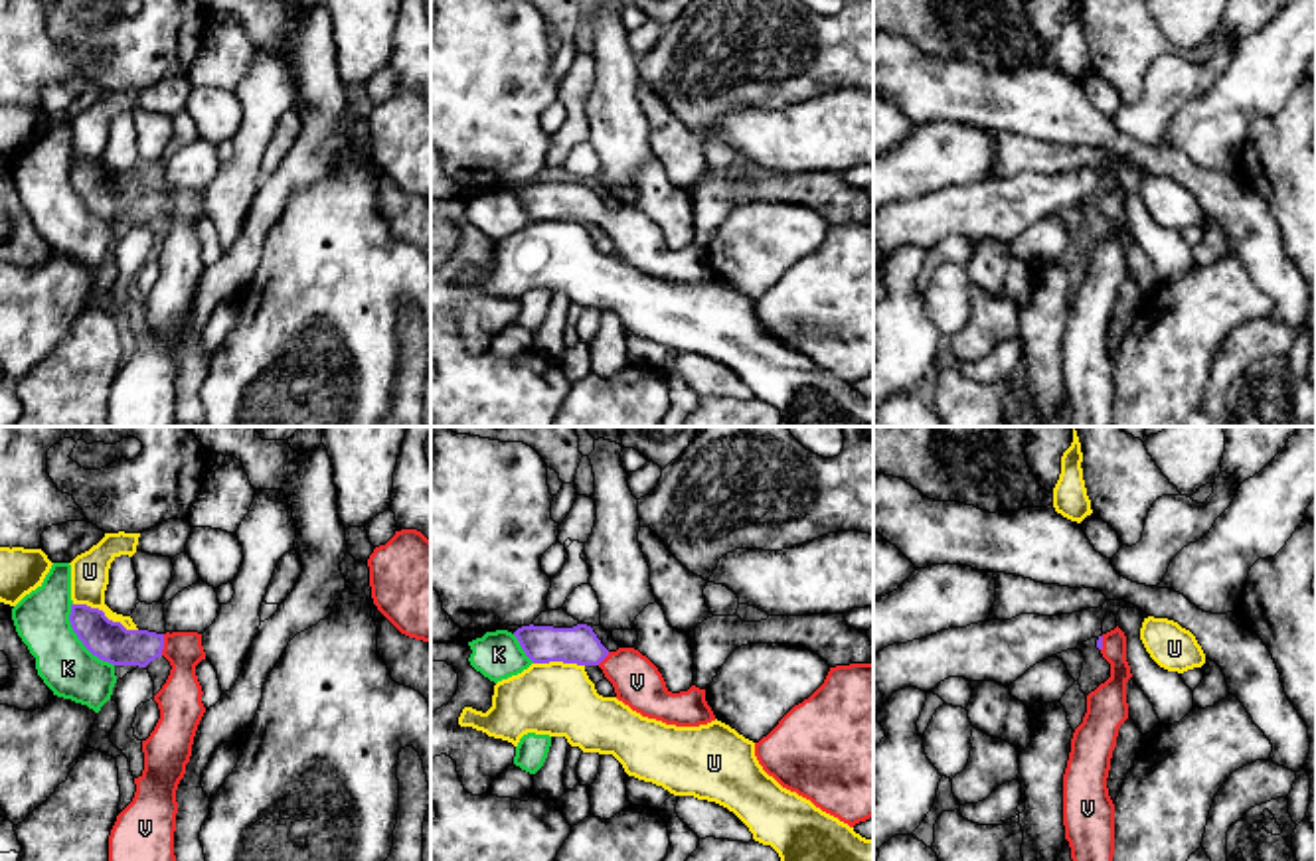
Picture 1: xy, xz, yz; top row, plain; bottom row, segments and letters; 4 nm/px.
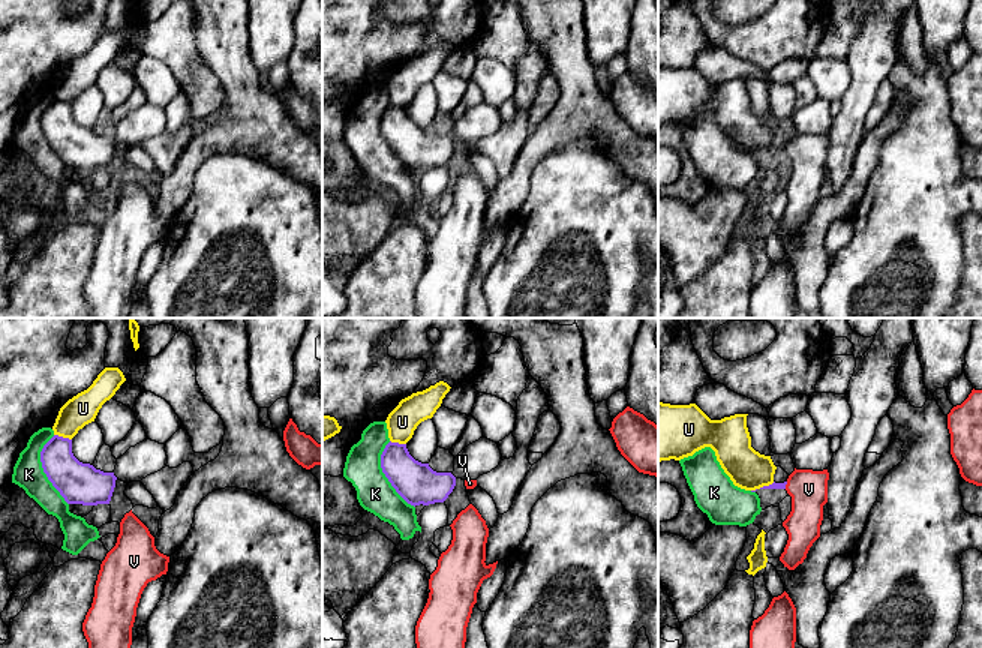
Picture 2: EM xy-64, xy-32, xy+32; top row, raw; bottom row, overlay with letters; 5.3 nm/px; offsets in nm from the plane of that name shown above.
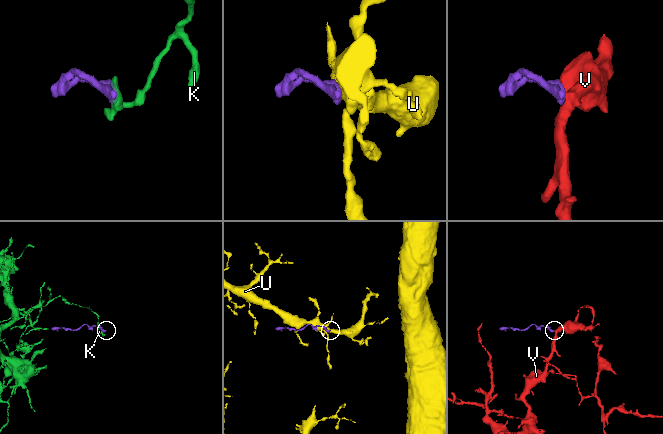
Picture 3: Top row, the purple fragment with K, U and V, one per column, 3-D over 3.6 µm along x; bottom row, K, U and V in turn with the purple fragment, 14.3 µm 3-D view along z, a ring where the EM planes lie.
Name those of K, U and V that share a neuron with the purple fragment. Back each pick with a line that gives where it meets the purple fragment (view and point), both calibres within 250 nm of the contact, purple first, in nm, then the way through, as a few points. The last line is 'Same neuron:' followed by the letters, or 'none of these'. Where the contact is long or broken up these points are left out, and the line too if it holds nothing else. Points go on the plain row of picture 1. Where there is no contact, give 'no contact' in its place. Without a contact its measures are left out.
V: contact xy (163, 202); calibres 160 and 180 nm; way xy (109, 198), (115, 202), (163, 202), (180, 220), (180, 255)
Same neuron: V

